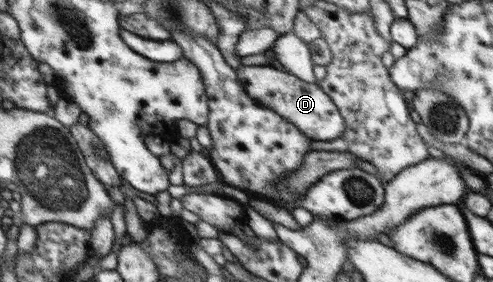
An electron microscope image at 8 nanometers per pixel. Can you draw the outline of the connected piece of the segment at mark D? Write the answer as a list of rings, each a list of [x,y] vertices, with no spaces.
[[[240,66],[236,70],[239,80],[246,85],[247,95],[265,108],[279,113],[285,120],[295,124],[313,140],[327,141],[341,138],[346,129],[343,117],[330,97],[316,84],[307,83],[285,70],[269,66]]]

